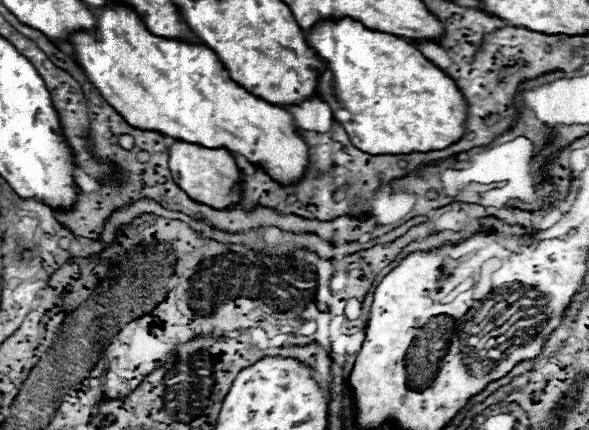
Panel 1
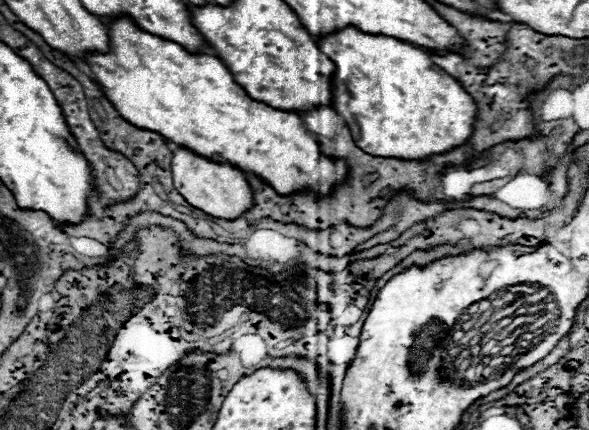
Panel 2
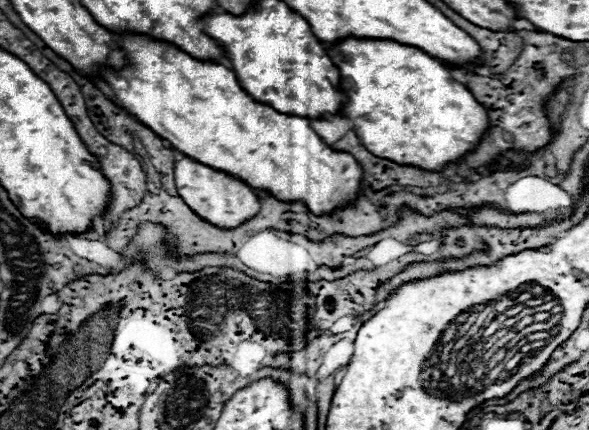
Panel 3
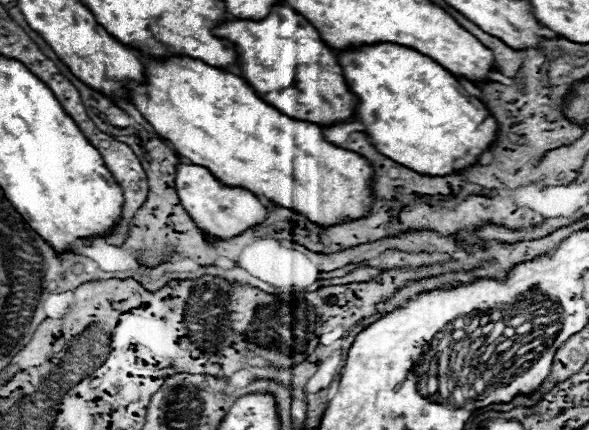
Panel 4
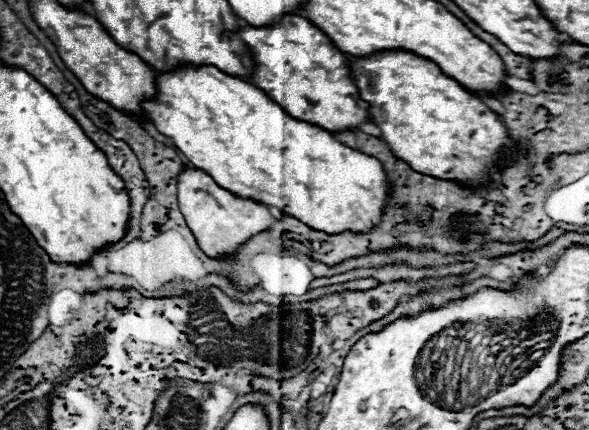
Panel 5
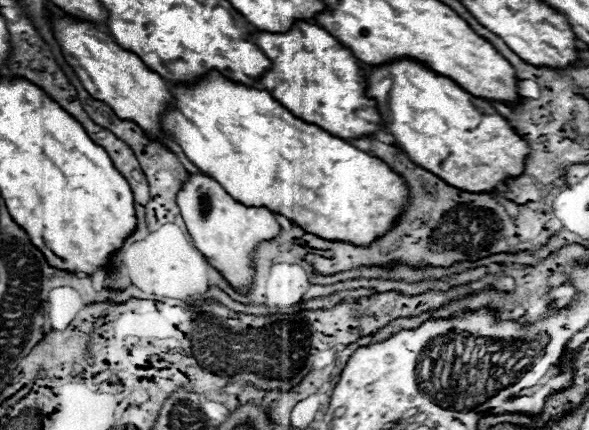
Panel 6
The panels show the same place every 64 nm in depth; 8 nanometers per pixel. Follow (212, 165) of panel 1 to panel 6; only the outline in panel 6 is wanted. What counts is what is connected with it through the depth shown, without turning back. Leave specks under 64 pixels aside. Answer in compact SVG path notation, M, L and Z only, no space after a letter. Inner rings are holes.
M206 174L188 176L188 182L178 194L178 208L194 240L194 246L236 292L248 294L254 284L254 252L258 244L274 240L282 232L276 216L270 210L236 202L214 178Z

